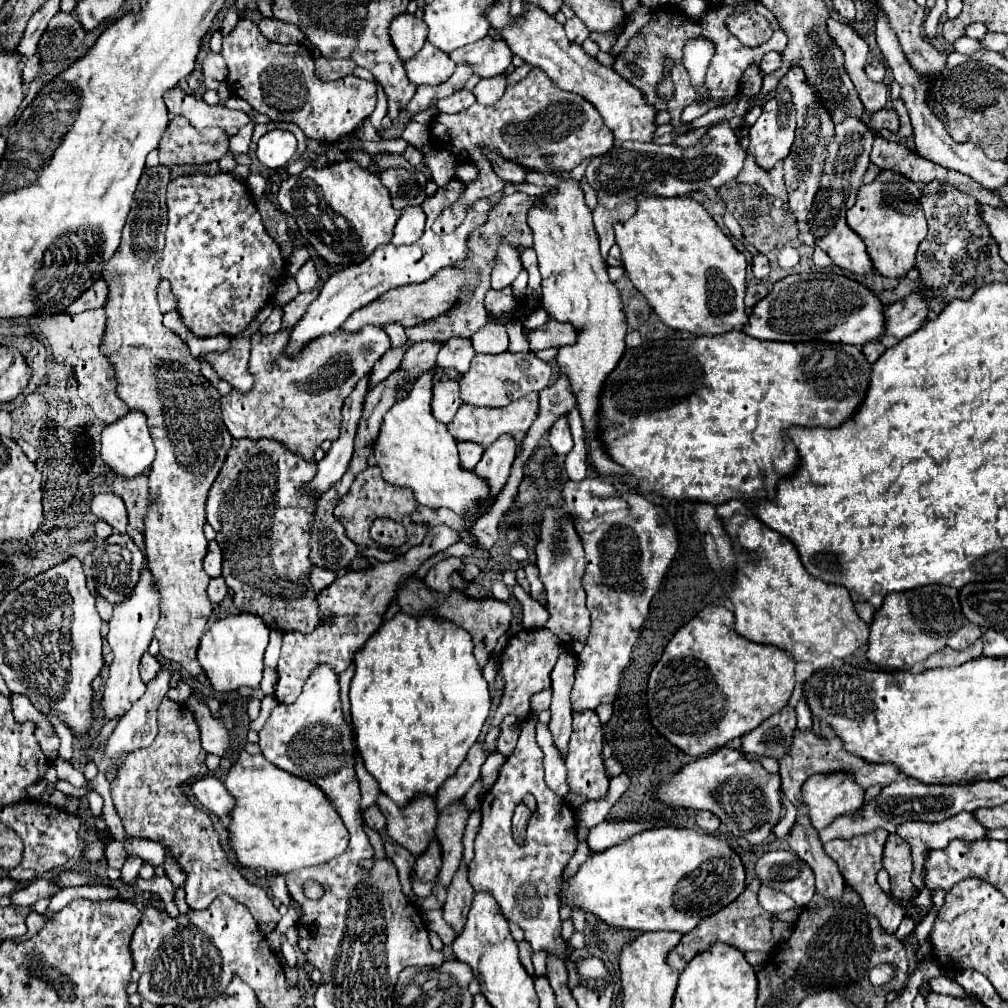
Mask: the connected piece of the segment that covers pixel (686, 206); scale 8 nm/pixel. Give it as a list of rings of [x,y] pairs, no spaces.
[[[639,197],[639,209],[627,223],[615,225],[617,245],[621,249],[623,267],[631,283],[649,301],[655,315],[675,331],[689,331],[697,337],[713,337],[731,329],[743,329],[749,321],[745,313],[745,269],[747,261],[733,247],[729,237],[717,227],[711,215],[689,197]]]

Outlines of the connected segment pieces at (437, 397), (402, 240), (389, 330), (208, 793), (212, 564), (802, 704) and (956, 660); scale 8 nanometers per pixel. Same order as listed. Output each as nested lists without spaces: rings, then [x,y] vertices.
[[[441,379],[435,383],[433,389],[433,417],[441,423],[449,423],[459,405],[461,405],[461,397],[459,397],[459,381],[457,379]]]
[[[407,207],[401,211],[401,217],[395,225],[395,235],[391,239],[393,245],[411,245],[419,241],[425,229],[425,213],[421,207]]]
[[[387,323],[383,329],[385,329],[385,333],[389,335],[393,347],[399,347],[399,345],[403,345],[403,343],[407,341],[407,337],[405,337],[405,329],[403,329],[401,323]]]
[[[205,775],[197,781],[193,781],[191,791],[195,799],[213,815],[227,815],[231,813],[231,793],[225,791],[225,785],[213,777]]]
[[[209,541],[209,547],[207,547],[207,555],[203,559],[203,569],[209,577],[219,577],[221,575],[221,561],[223,561],[223,555],[221,555],[221,547],[217,545],[217,541]]]
[[[801,697],[801,699],[799,699],[799,703],[797,703],[795,711],[797,715],[797,727],[807,729],[807,727],[811,727],[811,725],[813,725],[813,721],[811,721],[811,711],[809,711],[809,705],[807,705],[805,697]]]
[[[979,639],[975,645],[963,649],[963,651],[953,651],[953,649],[947,649],[943,647],[941,651],[933,653],[925,663],[923,663],[923,669],[937,669],[937,667],[959,667],[975,657],[981,655],[981,649],[983,649],[983,641]]]

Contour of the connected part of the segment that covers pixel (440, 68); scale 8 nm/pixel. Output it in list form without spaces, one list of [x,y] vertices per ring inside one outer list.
[[[427,41],[427,45],[423,45],[417,55],[405,61],[405,71],[409,75],[409,81],[415,85],[439,85],[447,81],[447,77],[451,77],[451,73],[455,71],[455,63],[447,53],[435,49]]]

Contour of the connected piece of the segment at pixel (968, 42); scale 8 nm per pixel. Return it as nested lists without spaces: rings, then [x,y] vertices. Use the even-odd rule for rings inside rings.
[[[961,37],[959,41],[953,43],[953,49],[957,53],[965,53],[965,55],[975,55],[977,49],[979,49],[979,41],[975,39],[969,39],[969,37]]]

